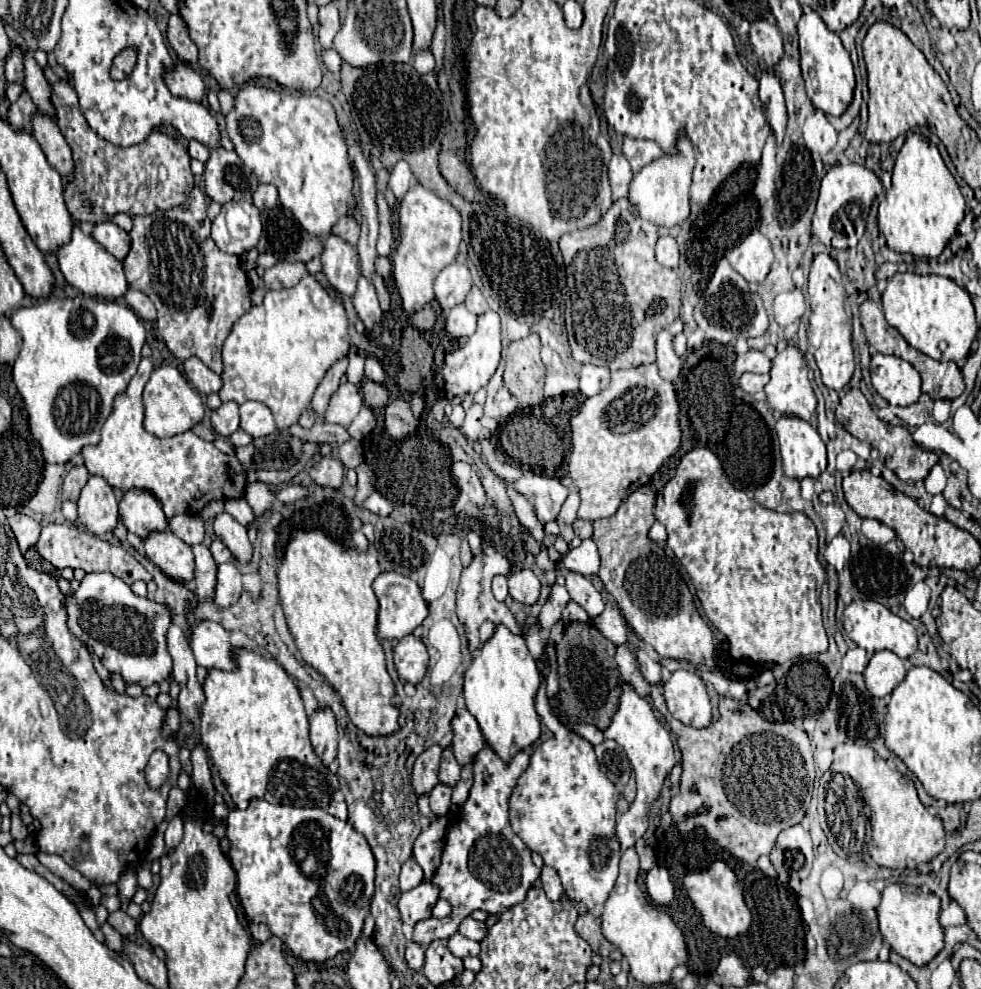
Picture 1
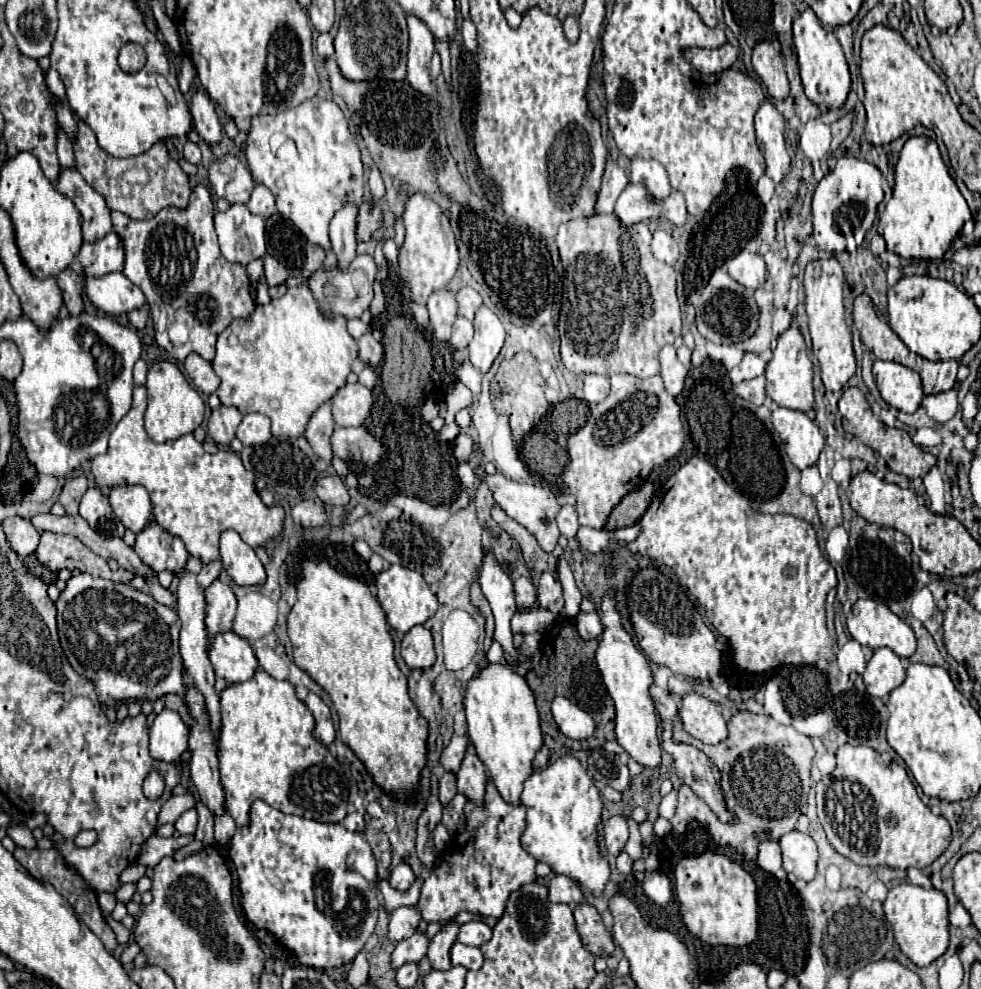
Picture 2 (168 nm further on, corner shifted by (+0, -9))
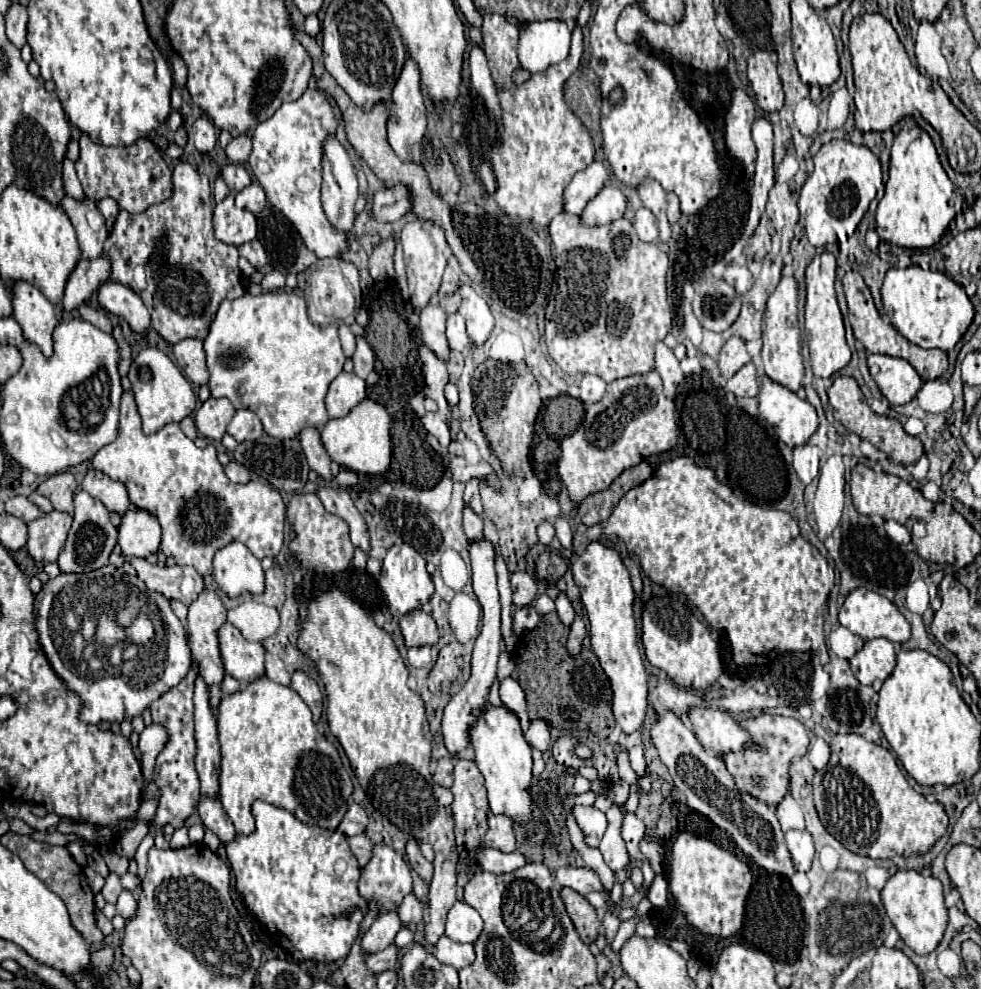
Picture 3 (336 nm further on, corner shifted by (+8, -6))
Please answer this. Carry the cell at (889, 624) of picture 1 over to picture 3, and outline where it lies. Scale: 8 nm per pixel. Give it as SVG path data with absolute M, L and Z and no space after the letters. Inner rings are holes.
M855 588L847 594L843 606L839 608L839 622L847 626L853 634L859 634L863 640L873 640L873 638L887 638L891 642L903 644L911 636L911 626L905 620L905 616L899 612L899 608L887 600L885 596L867 590L867 588Z

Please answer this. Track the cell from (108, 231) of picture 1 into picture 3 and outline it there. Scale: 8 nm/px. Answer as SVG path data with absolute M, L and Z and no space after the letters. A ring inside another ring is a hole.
M99 256L95 260L79 260L79 264L75 266L73 274L67 280L61 310L73 312L79 306L83 306L97 292L107 274L109 274L107 258Z

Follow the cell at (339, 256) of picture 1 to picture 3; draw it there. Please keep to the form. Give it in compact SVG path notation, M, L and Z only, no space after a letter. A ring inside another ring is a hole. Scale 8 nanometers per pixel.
M327 136L323 142L323 186L321 186L321 202L329 222L339 230L351 230L355 222L355 200L357 194L357 178L347 150L339 144L337 138Z

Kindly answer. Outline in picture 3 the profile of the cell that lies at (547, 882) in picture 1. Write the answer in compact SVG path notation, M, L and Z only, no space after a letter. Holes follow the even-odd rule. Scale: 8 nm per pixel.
M561 868L557 870L555 880L559 886L569 886L579 894L587 894L591 890L597 890L597 892L603 890L599 874L591 868Z

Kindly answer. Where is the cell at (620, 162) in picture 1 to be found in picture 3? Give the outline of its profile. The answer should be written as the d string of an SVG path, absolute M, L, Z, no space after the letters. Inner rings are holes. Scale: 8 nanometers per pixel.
M593 162L577 172L563 192L563 212L581 214L583 206L605 186L609 174L603 162Z

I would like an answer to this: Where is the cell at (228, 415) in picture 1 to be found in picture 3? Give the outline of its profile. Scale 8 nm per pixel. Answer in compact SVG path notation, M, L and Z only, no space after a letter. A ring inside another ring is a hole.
M209 398L207 402L201 404L201 408L195 414L197 432L203 434L205 438L221 440L233 414L235 408L227 398Z

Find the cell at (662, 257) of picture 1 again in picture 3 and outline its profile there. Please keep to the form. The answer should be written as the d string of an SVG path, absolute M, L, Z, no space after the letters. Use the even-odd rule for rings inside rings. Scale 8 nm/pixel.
M639 208L639 210L635 212L633 226L635 226L637 236L639 236L643 242L657 242L659 230L657 230L657 222L655 222L655 216L651 214L651 210Z

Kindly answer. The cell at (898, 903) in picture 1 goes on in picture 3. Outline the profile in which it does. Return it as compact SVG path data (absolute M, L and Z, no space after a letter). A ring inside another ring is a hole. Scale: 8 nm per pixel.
M897 870L881 890L881 900L887 916L909 948L917 954L929 954L939 946L947 926L947 908L943 902L943 886L937 878L923 876L917 870Z

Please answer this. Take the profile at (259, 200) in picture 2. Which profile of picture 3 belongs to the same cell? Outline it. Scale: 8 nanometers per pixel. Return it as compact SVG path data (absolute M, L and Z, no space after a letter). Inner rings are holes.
M253 182L251 186L247 186L247 188L243 188L241 192L235 194L235 206L249 210L253 214L259 214L265 208L265 202L267 202L265 192L257 182Z

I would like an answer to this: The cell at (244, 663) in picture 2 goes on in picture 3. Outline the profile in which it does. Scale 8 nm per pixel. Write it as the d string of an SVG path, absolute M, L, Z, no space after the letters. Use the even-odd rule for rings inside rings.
M231 622L221 626L221 656L227 674L239 682L255 682L265 674L263 644L245 640Z

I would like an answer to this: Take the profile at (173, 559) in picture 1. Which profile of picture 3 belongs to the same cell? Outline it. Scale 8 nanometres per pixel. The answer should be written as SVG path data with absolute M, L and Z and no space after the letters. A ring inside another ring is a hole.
M131 506L119 524L117 544L125 556L145 558L159 550L161 542L161 526L153 514Z

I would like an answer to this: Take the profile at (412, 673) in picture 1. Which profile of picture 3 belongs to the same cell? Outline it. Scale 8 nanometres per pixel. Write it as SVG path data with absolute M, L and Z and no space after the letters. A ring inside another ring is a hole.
M423 608L411 610L409 614L401 616L399 620L403 638L407 646L425 646L425 644L437 644L439 630L431 614L427 614Z

